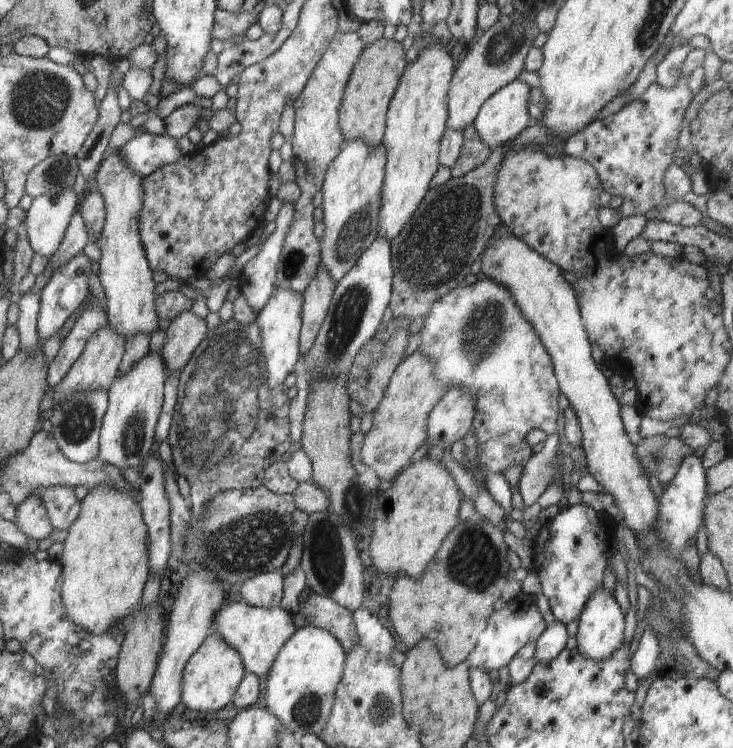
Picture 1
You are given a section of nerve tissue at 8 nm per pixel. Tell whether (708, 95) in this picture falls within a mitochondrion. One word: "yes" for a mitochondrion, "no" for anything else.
no

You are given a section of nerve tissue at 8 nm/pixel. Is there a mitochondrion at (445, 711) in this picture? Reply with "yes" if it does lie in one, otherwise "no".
no

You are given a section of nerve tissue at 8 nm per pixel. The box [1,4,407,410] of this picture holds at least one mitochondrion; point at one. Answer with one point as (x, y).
(40, 98)

